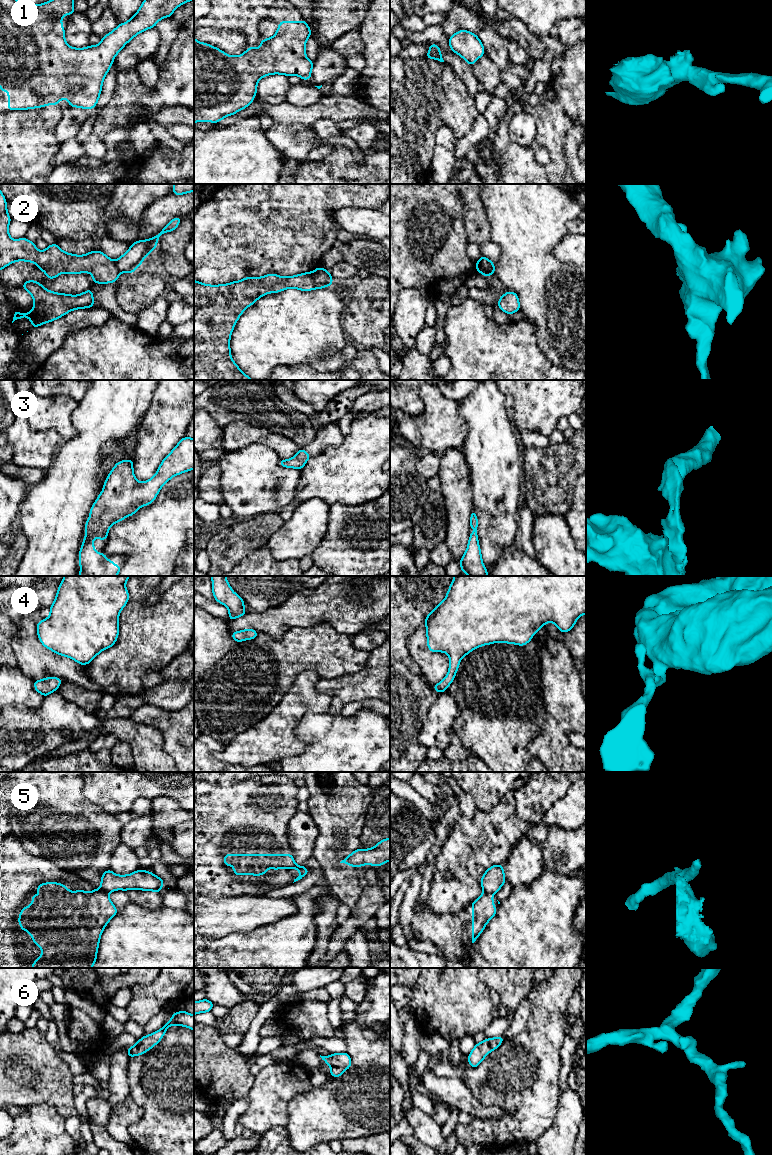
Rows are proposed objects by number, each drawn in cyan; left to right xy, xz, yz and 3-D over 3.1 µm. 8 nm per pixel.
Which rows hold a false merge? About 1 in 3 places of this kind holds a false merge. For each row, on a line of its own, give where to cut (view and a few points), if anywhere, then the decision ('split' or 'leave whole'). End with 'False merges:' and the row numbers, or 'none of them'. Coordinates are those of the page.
1: no cut; leave whole
2: cut in xz along (312, 272), (315, 288); split
3: no cut; leave whole
4: no cut; leave whole
5: cut in xy along (99, 890), (107, 894); split
6: no cut; leave whole
False merges: 2, 5

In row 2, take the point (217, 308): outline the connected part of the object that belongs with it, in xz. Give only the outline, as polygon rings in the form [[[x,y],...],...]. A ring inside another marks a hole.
[[[313,272],[289,277],[267,274],[263,277],[246,277],[221,285],[202,284],[194,280],[194,380],[253,380],[231,357],[231,333],[244,310],[260,297],[289,288],[302,291],[315,289]]]

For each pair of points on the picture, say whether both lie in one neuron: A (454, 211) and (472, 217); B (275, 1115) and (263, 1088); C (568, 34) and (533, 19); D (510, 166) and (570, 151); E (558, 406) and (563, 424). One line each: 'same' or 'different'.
A: different
B: same
C: different
D: different
E: different

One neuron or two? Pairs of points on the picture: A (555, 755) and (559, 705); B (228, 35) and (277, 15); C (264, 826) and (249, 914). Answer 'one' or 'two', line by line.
A: one
B: two
C: two

